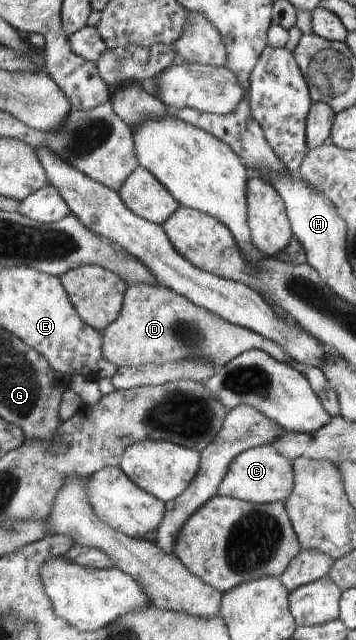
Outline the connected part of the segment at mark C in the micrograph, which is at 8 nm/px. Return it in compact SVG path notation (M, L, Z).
M273 444L255 446L241 452L232 461L229 471L221 482L217 496L231 496L254 504L286 502L295 487L292 461L285 457Z

